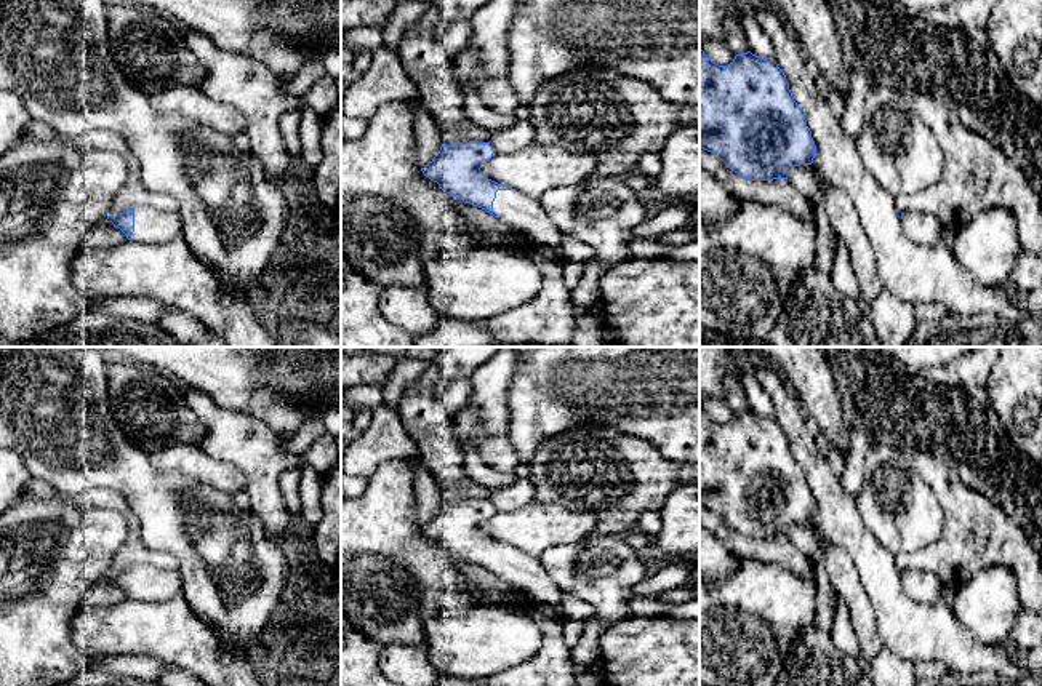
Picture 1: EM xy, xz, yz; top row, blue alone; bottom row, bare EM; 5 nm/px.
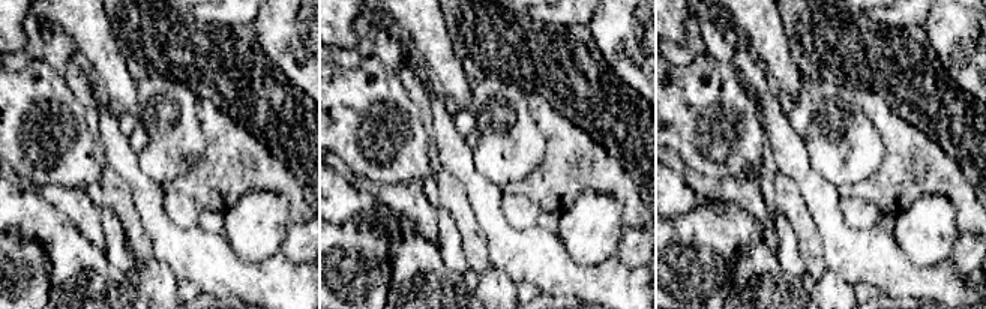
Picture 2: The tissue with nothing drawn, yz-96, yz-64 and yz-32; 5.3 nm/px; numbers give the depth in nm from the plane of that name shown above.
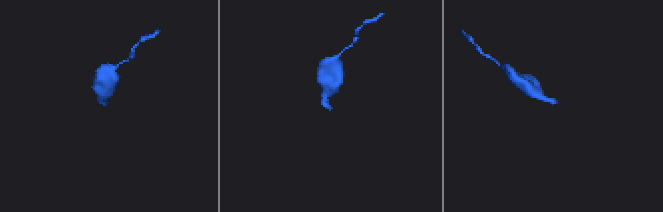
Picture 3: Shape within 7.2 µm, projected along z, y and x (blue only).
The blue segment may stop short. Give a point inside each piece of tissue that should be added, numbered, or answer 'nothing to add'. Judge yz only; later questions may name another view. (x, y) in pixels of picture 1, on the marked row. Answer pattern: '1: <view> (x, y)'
1: yz (925, 229)

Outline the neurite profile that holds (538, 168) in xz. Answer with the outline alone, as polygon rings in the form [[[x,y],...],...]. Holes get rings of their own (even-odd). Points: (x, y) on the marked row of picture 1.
[[[533,142],[512,154],[493,154],[480,168],[488,179],[539,200],[557,185],[576,185],[595,174],[592,154],[579,154],[555,144]]]

